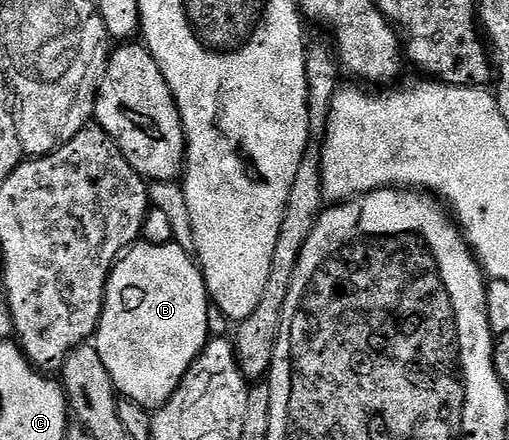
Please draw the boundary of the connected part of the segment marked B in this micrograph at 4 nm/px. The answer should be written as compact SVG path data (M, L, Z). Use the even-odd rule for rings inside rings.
M141 240L130 246L117 259L116 266L113 267L112 272L109 274L109 282L105 285L105 307L101 313L101 319L97 325L97 333L95 335L95 347L99 354L99 359L103 362L103 366L107 368L107 372L110 373L116 393L122 399L146 408L160 408L164 406L172 394L177 391L181 381L185 379L187 371L193 367L193 362L201 355L206 342L210 341L209 310L211 311L211 299L209 297L209 290L205 286L205 275L200 265L195 261L194 255L188 249L181 247L176 241L171 241L167 244L151 244Z

